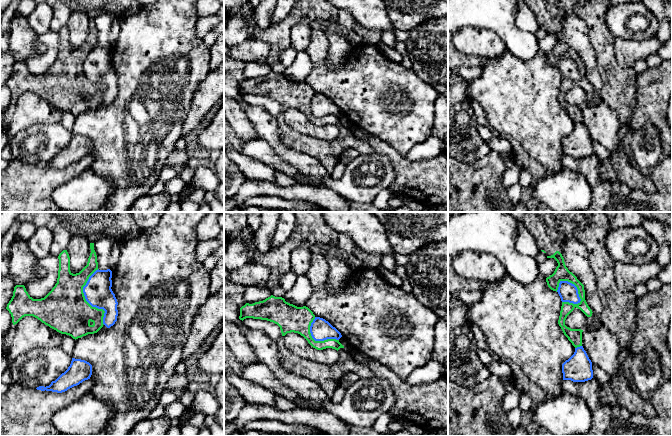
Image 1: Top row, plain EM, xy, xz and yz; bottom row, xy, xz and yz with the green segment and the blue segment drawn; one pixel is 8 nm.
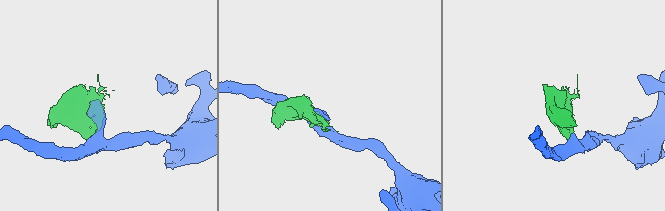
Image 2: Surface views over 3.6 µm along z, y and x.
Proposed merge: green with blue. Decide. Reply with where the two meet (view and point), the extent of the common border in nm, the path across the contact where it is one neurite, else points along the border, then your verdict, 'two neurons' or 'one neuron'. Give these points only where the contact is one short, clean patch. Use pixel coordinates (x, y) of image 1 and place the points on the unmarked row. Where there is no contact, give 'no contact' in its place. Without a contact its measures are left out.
meets green in xy at (85, 76); contact 460 nm long; two neurons

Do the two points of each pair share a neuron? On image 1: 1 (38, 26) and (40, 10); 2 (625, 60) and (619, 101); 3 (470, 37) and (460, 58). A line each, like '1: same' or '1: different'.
1: same
2: different
3: different

